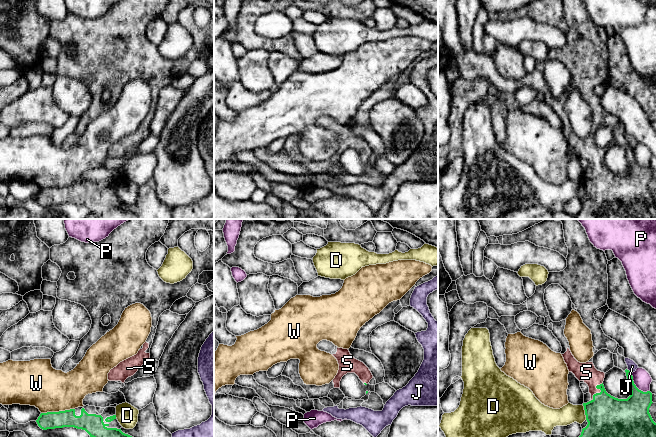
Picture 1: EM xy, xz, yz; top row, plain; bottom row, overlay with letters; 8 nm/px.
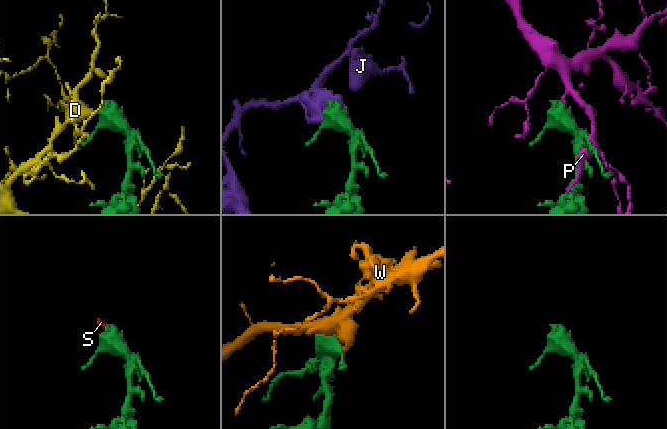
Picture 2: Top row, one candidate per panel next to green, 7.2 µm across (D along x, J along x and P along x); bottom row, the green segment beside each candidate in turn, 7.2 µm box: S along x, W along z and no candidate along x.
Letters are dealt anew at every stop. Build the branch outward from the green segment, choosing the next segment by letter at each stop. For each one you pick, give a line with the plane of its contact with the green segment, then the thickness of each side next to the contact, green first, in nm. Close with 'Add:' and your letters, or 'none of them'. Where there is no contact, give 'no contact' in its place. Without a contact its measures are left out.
S: yz | 360/150 nm
Add: S

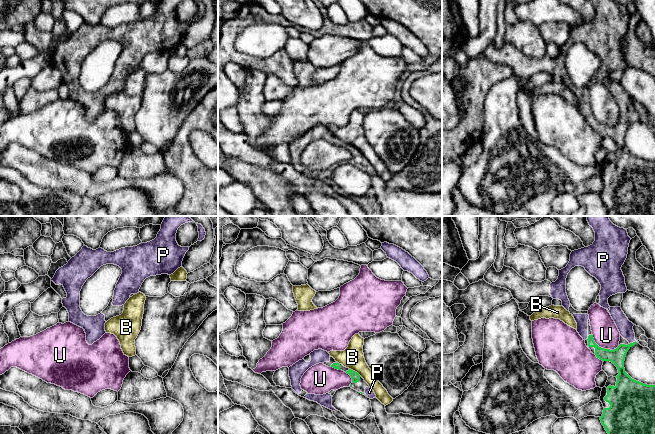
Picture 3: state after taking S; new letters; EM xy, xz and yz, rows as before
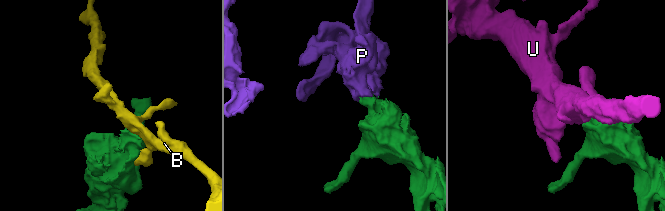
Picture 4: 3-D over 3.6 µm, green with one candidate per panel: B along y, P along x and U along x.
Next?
P: yz | 130/120 nm
Add: P

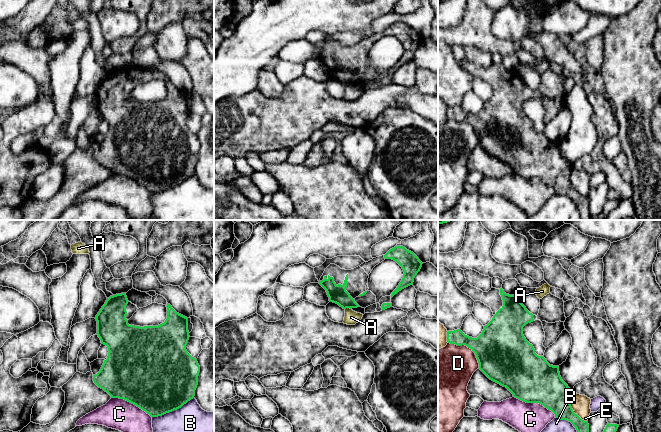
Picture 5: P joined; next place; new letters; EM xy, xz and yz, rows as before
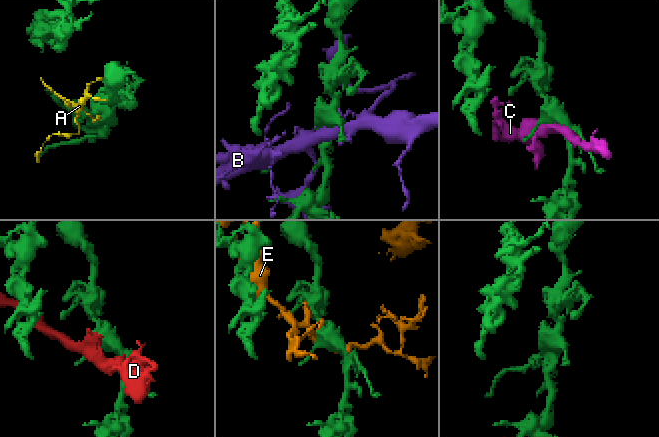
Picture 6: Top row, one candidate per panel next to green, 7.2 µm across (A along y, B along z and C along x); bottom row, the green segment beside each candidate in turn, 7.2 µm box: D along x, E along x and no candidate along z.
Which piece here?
Add: none of them

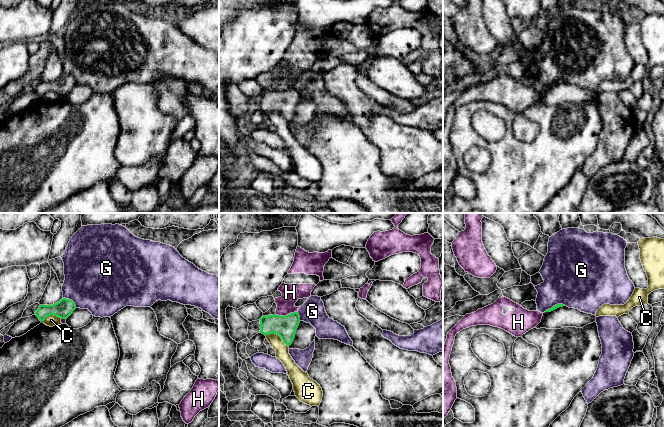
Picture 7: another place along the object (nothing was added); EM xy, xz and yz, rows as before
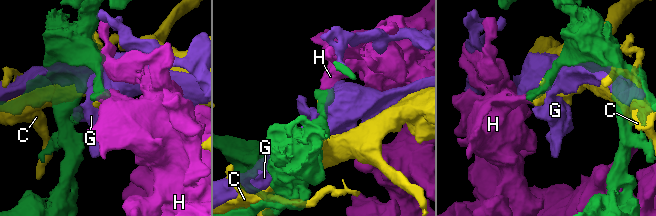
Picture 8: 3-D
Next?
Add: none of them

